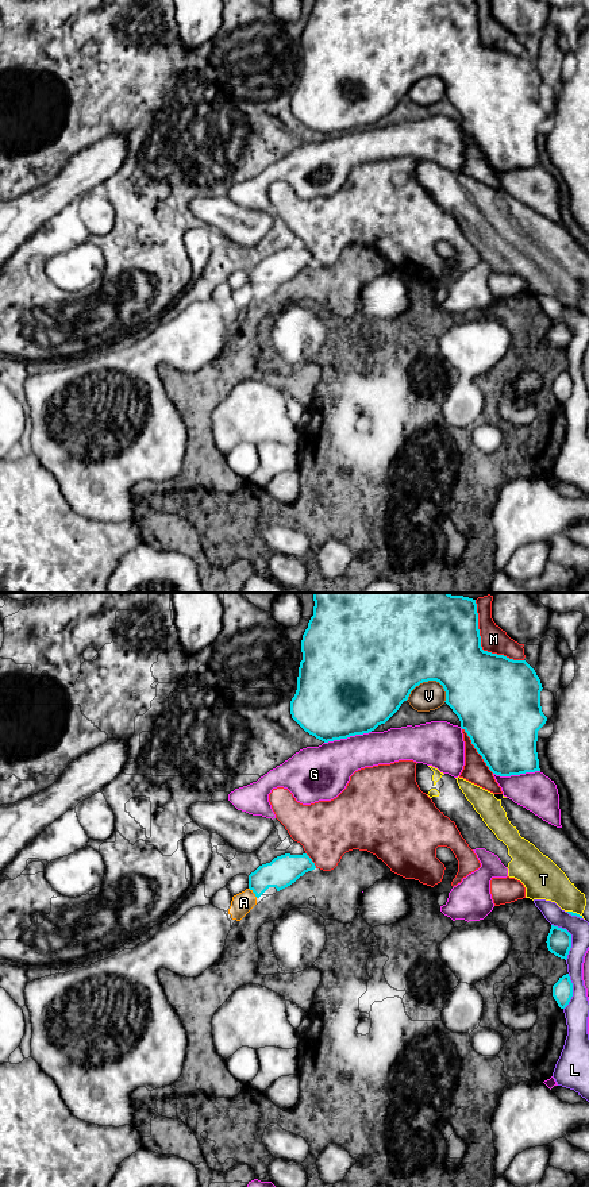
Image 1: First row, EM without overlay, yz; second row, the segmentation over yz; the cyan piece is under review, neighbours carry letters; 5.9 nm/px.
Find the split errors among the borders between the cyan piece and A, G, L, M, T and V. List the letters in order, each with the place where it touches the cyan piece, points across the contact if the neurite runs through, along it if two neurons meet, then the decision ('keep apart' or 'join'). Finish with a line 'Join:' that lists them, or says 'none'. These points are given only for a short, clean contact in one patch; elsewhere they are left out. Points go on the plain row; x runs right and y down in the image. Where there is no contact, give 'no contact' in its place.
A: meets cyan in yz at (253, 286); border along yz (249, 282), (257, 292); keep apart
G: meets cyan in yz at (347, 131); keep apart
L: meets cyan in yz at (570, 332); keep apart
M: meets cyan in yz at (481, 42); keep apart
T: meets cyan in yz at (576, 308); keep apart
V: meets cyan in yz at (424, 76); keep apart
Join: none

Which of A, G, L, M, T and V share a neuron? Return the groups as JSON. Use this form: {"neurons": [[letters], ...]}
{"neurons": [["A"], ["G", "T"], ["L"], ["M"], ["V"]]}

